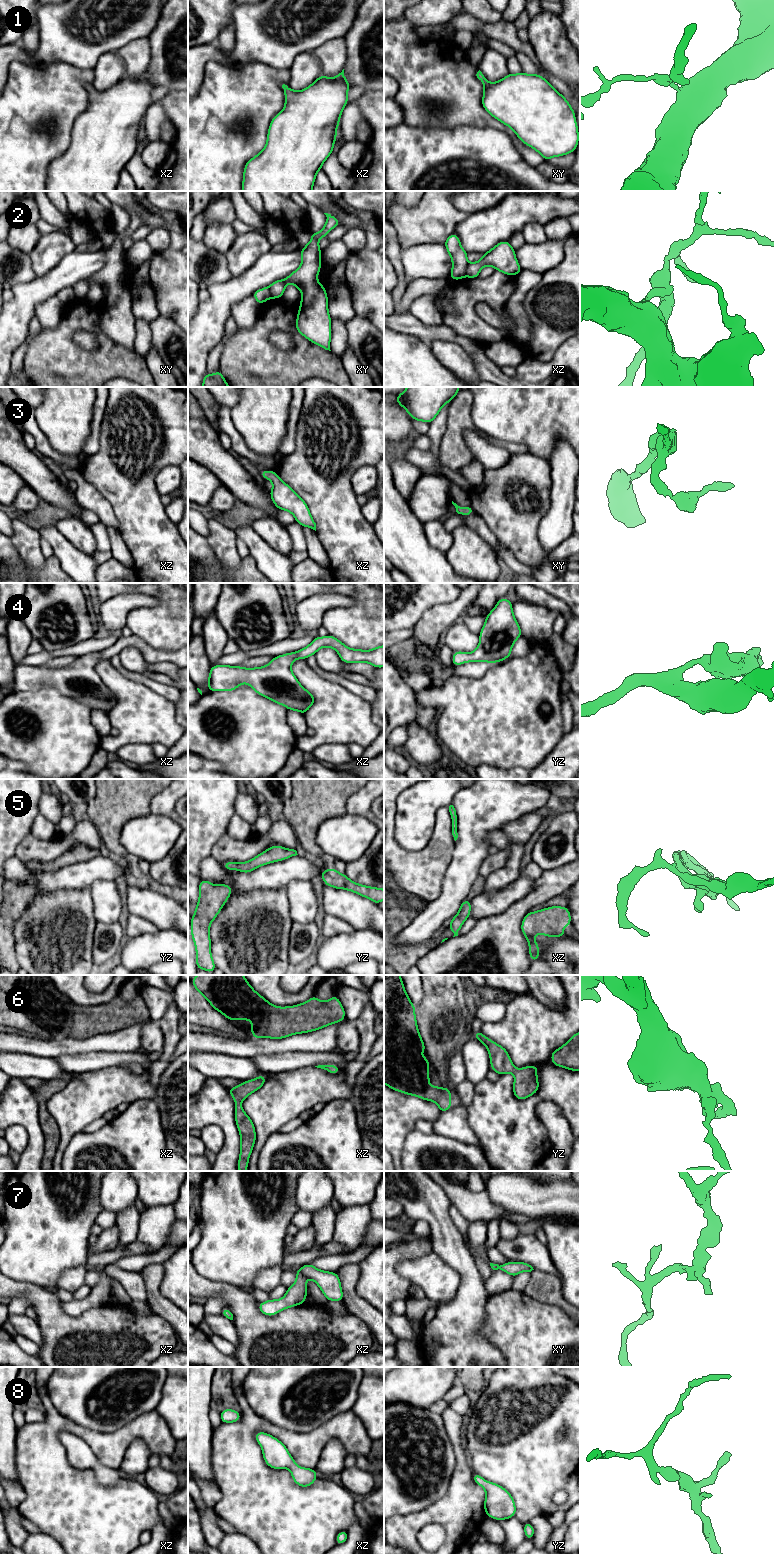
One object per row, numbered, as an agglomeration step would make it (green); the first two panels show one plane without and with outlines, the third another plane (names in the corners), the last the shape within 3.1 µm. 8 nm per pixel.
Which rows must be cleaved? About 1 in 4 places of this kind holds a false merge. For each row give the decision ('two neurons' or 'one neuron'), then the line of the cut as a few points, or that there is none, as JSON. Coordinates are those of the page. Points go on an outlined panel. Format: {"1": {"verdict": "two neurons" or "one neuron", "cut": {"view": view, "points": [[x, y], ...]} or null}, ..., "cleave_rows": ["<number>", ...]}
{"1": {"verdict": "one neuron", "cut": null}, "2": {"verdict": "two neurons", "cut": {"view": "xz", "points": [[468, 263], [464, 275]]}}, "3": {"verdict": "one neuron", "cut": null}, "4": {"verdict": "one neuron", "cut": null}, "5": {"verdict": "one neuron", "cut": null}, "6": {"verdict": "one neuron", "cut": null}, "7": {"verdict": "two neurons", "cut": {"view": "xz", "points": [[298, 1270], [304, 1275]]}}, "8": {"verdict": "one neuron", "cut": null}, "cleave_rows": ["2", "7"]}

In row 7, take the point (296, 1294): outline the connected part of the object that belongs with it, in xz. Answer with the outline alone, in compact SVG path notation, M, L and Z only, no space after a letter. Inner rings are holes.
M297 1270L295 1283L287 1288L284 1297L279 1300L268 1299L266 1302L259 1303L258 1308L262 1314L273 1316L286 1308L303 1304L307 1295L306 1279L304 1275Z

